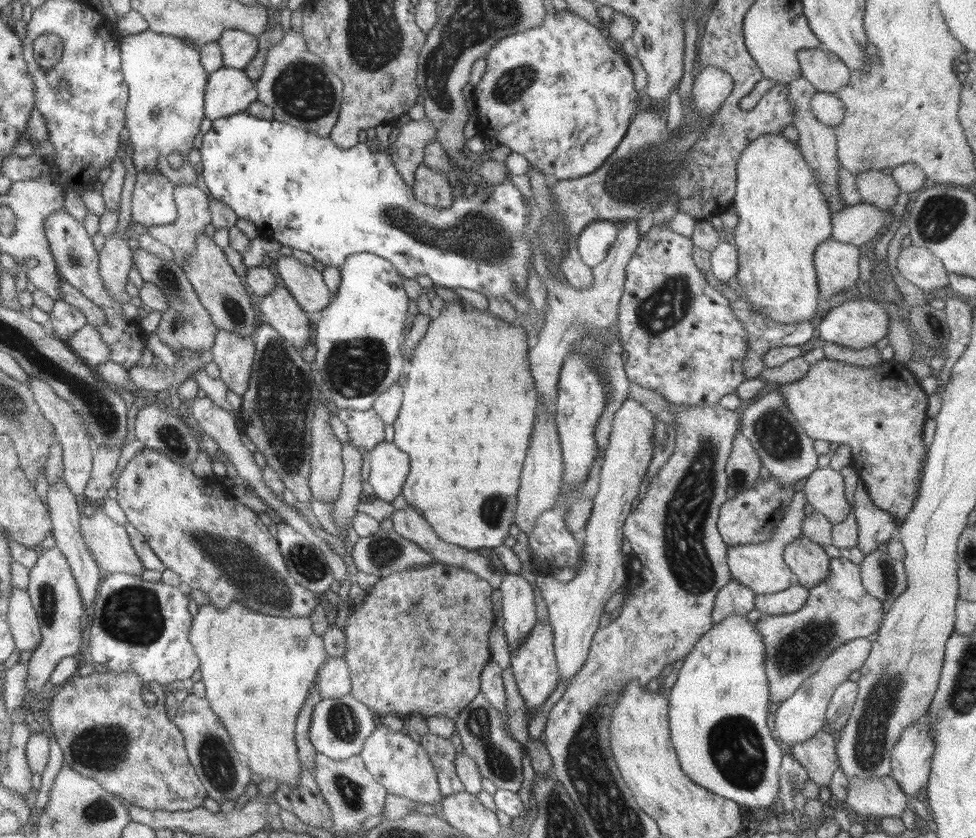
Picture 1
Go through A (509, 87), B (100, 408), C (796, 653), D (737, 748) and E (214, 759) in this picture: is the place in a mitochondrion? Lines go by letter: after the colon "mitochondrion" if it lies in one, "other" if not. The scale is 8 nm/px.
A: mitochondrion
B: mitochondrion
C: mitochondrion
D: mitochondrion
E: mitochondrion

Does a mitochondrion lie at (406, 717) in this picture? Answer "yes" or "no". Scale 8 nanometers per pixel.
no

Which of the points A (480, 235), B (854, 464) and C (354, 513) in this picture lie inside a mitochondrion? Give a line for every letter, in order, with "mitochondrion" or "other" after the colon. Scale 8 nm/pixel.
A: mitochondrion
B: other
C: other

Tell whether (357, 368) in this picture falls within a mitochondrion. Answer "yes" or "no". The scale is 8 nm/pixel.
yes

